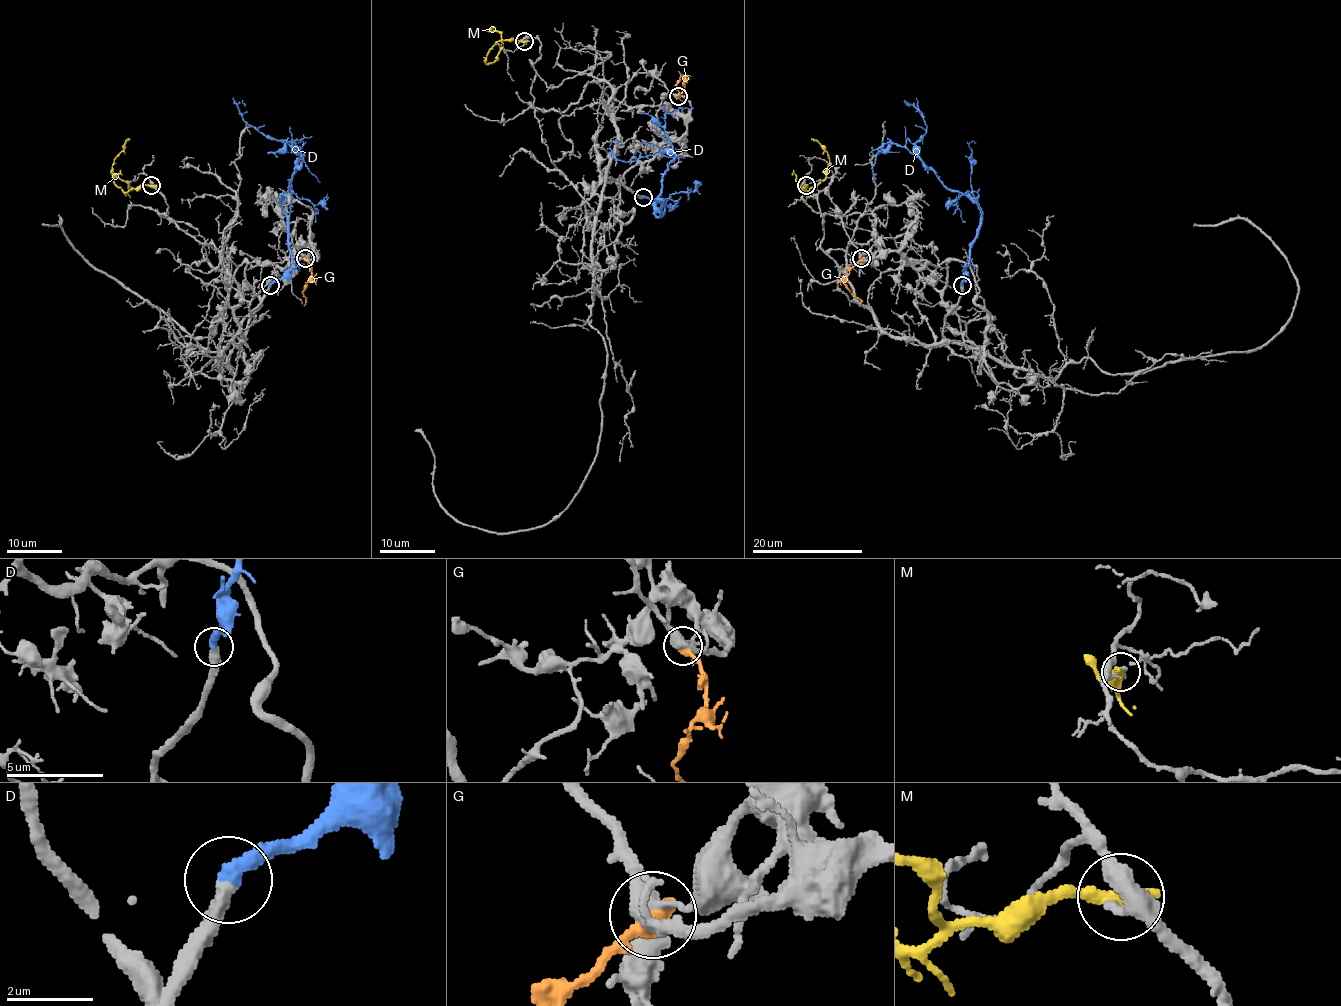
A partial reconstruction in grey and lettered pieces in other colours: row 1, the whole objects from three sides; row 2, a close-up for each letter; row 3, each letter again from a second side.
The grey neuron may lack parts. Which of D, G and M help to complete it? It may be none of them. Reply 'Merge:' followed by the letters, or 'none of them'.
Merge: none of them

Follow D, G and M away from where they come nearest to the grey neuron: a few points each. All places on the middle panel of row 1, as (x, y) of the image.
D: (642, 196), (660, 199), (660, 214), (655, 200), (674, 155), (660, 151), (622, 162), (609, 147), (617, 144)
G: (678, 97), (684, 87), (681, 76), (677, 95)
M: (525, 42), (499, 42), (489, 51), (486, 64), (490, 64), (503, 46)

